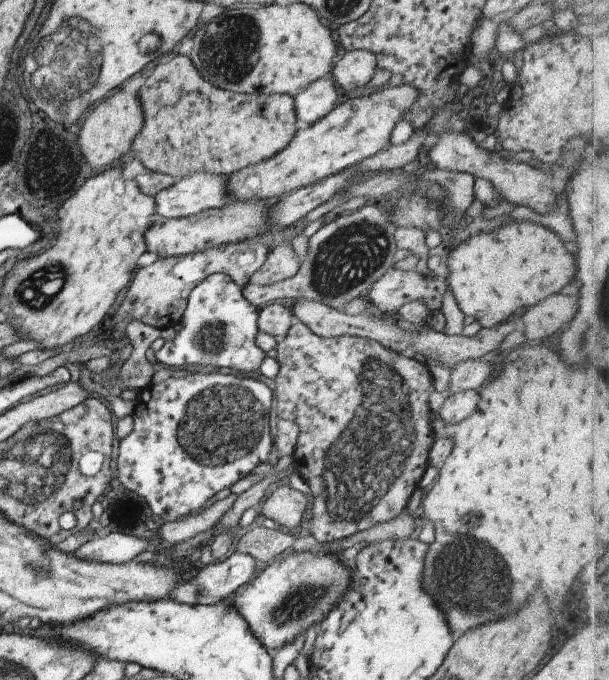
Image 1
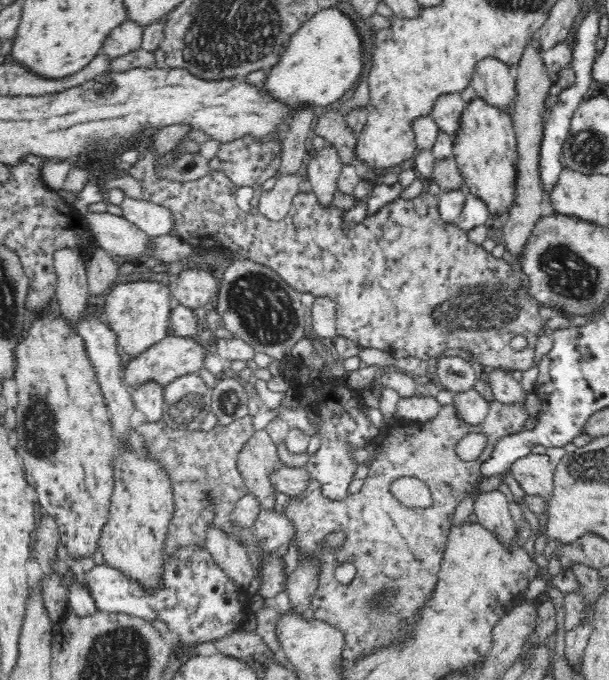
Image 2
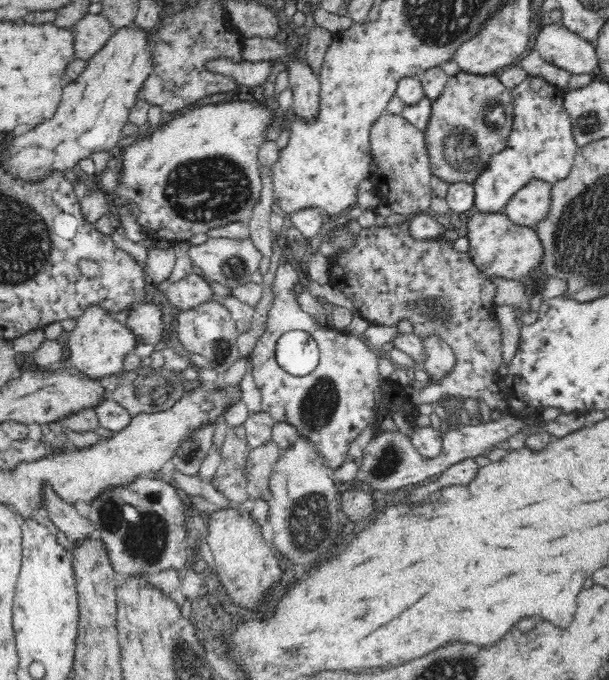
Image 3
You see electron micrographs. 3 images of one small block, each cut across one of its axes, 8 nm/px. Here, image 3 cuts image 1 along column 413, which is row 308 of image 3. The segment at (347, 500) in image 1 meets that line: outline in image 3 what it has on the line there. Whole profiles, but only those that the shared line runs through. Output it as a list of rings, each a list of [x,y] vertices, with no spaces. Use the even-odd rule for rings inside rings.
[[[408,222],[392,228],[361,228],[349,249],[330,258],[329,282],[352,301],[370,325],[394,326],[400,320],[409,320],[416,336],[421,339],[436,336],[450,345],[456,355],[456,366],[450,374],[437,381],[437,384],[421,390],[406,386],[407,398],[414,406],[425,403],[436,405],[442,395],[482,398],[489,409],[498,410],[504,415],[509,413],[507,403],[498,384],[493,382],[493,376],[502,364],[502,328],[492,309],[495,305],[496,283],[492,283],[492,279],[478,269],[468,251],[454,249],[452,242],[442,236],[416,239],[410,233]]]

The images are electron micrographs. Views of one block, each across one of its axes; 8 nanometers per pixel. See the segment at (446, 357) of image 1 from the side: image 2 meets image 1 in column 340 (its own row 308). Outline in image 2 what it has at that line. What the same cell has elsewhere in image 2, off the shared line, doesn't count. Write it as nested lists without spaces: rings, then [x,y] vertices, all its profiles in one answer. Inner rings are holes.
[[[327,296],[315,298],[309,311],[310,326],[313,335],[321,337],[324,341],[337,335],[336,322],[338,322],[337,304]]]

